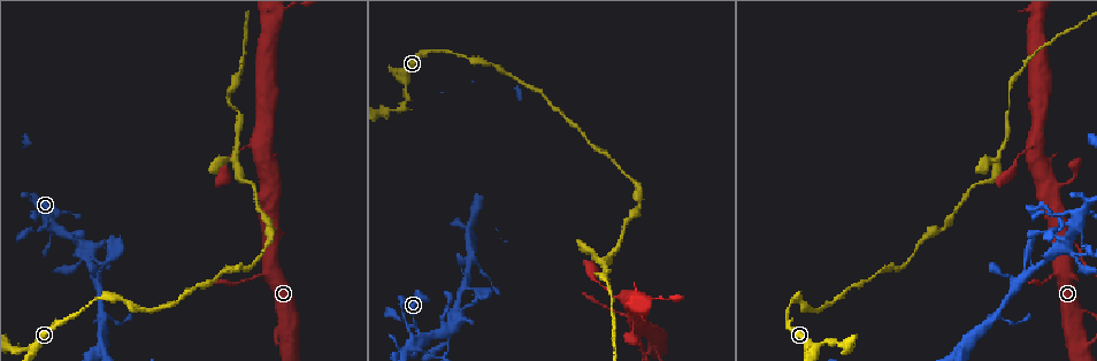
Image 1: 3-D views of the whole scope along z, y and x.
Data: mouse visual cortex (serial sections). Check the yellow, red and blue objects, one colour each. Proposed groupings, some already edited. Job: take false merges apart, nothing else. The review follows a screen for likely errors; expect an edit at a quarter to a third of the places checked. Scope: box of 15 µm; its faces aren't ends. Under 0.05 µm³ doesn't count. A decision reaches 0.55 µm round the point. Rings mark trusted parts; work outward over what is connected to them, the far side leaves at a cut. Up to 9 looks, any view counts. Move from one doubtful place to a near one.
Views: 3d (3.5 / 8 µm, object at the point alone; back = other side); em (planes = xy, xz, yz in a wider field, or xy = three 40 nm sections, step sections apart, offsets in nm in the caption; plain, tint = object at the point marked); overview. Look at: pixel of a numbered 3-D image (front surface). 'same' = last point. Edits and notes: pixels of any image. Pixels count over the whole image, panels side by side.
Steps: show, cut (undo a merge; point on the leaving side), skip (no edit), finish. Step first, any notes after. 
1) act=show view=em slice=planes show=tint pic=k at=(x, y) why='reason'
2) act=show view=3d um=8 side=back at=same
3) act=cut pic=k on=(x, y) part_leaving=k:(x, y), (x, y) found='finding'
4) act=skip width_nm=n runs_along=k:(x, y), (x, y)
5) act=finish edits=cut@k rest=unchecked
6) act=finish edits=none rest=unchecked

act=show view=3d um=3.5 side=back pic=1 at=(635, 333) why='three arms meet'

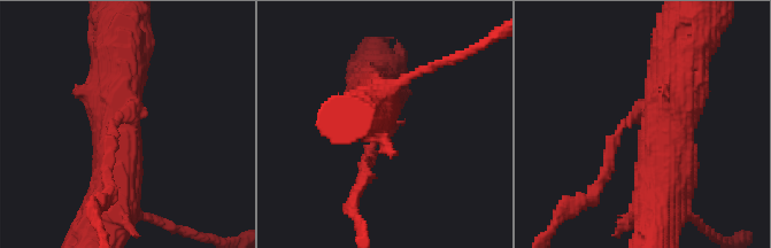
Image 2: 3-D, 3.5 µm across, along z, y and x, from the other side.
act=show view=em slice=xy step=2 show=tint pic=2 at=(130, 111) arms=3 arm_widths_nm=150,500,700 why='shape alone is not enough'

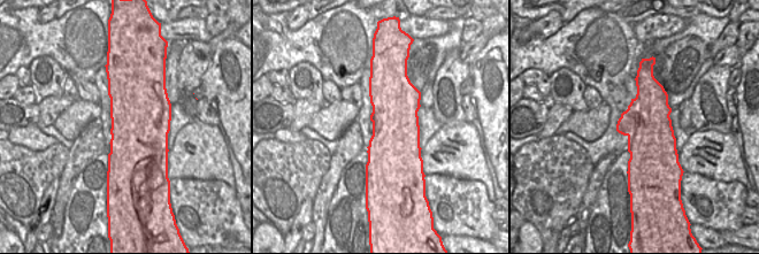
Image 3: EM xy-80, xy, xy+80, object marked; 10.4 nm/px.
act=cut pic=2 on=(609, 162) part_leaving=2:(621, 128), (603, 177), (562, 216) found='a second cell is stuck on'

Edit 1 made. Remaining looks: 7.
act=show view=3d um=8 pic=1 at=(941, 231) why='a narrow waist'

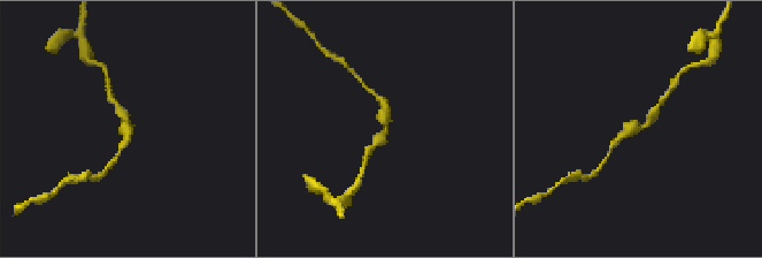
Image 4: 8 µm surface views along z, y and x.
act=show view=em slice=xy step=1 show=tint pic=4 at=(387, 129) arm_widths_nm=150,300 why='need the tissue'

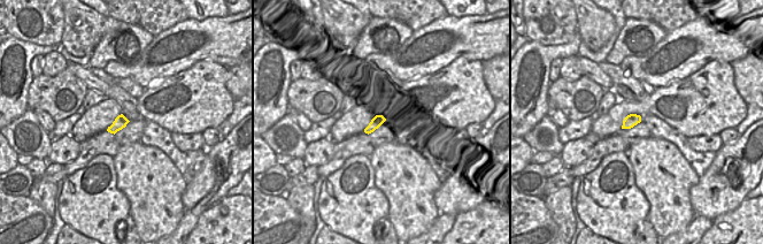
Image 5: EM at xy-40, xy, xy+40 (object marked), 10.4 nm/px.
act=skip width_nm=120 runs_along=4:(615, 142), (644, 127), (661, 101) found='continuous, no second cell'

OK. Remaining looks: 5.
act=show view=3d um=3.5 pic=1 at=(256, 144) why='abrupt turn'

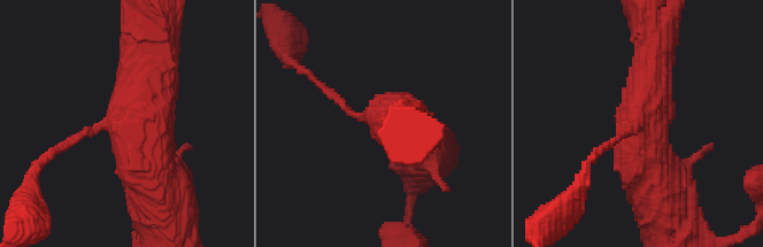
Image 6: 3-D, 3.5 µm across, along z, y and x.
act=show view=em slice=xy step=2 show=tint pic=6 at=(641, 127) why='need the tissue'

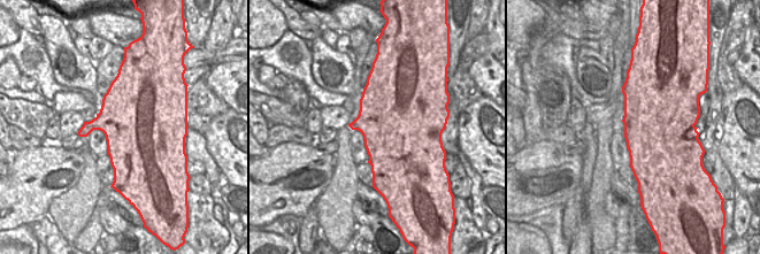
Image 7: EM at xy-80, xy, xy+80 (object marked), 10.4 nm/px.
act=skip runs_along=6:(665, 200), (645, 151), (653, 52) found='all the same cell'

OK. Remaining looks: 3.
act=show view=3d um=3.5 side=back pic=1 at=(421, 337) why='small branch off a trunk'

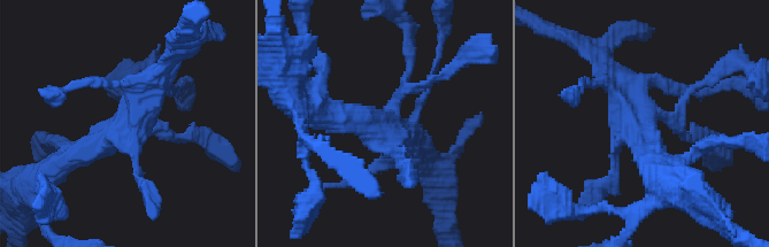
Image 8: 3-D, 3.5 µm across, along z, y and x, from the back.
act=show view=em slice=xy step=5 show=tint pic=8 at=(389, 118) why='need the tissue'

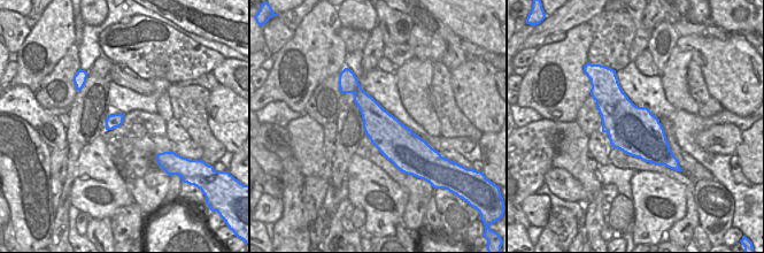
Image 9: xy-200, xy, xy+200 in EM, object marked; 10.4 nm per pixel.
act=show view=em slice=xy step=3 show=tint at=same why='another direction'

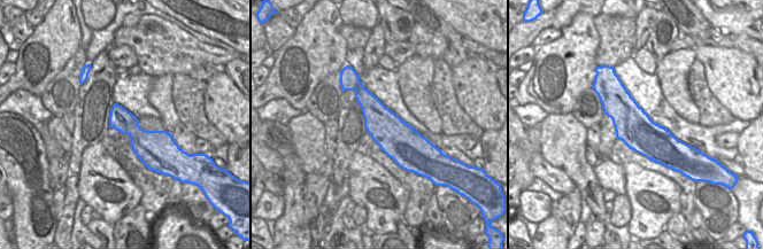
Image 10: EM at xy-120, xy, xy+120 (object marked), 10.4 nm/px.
act=skip runs_along=10:(354, 79), (405, 147), (405, 164) found='one cell here'

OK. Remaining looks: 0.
act=finish edits=cut@2 rest=unchecked

